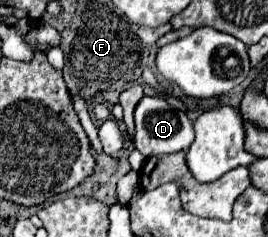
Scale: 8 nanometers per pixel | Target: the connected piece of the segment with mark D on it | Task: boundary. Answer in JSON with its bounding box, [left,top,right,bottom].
[135,95,193,155]

